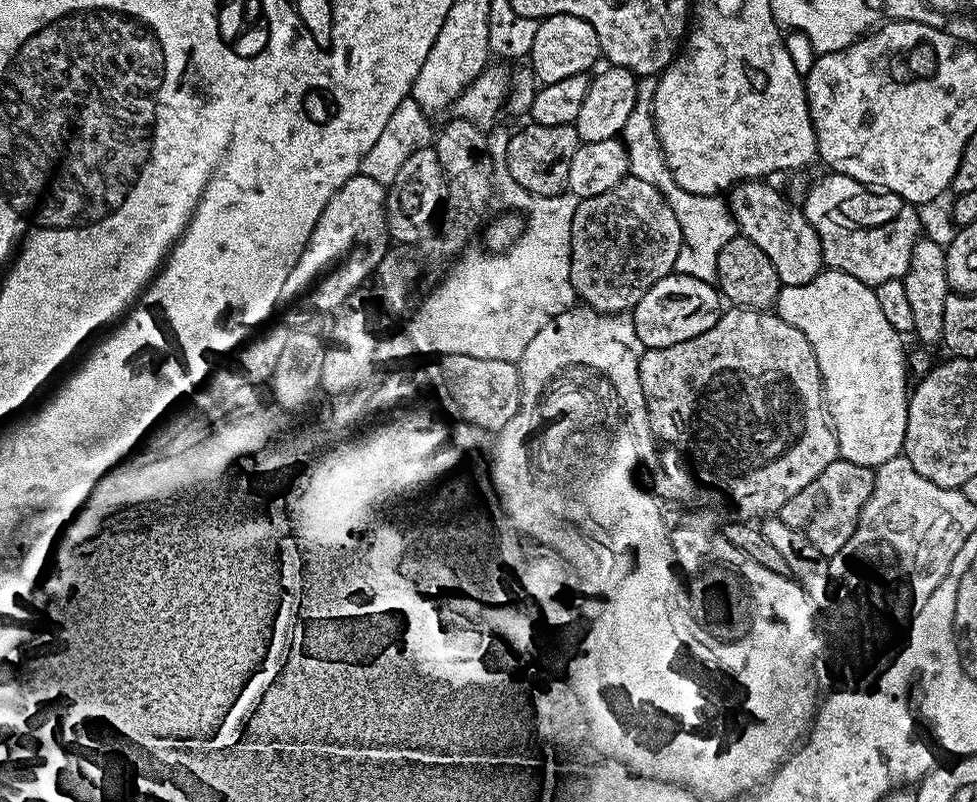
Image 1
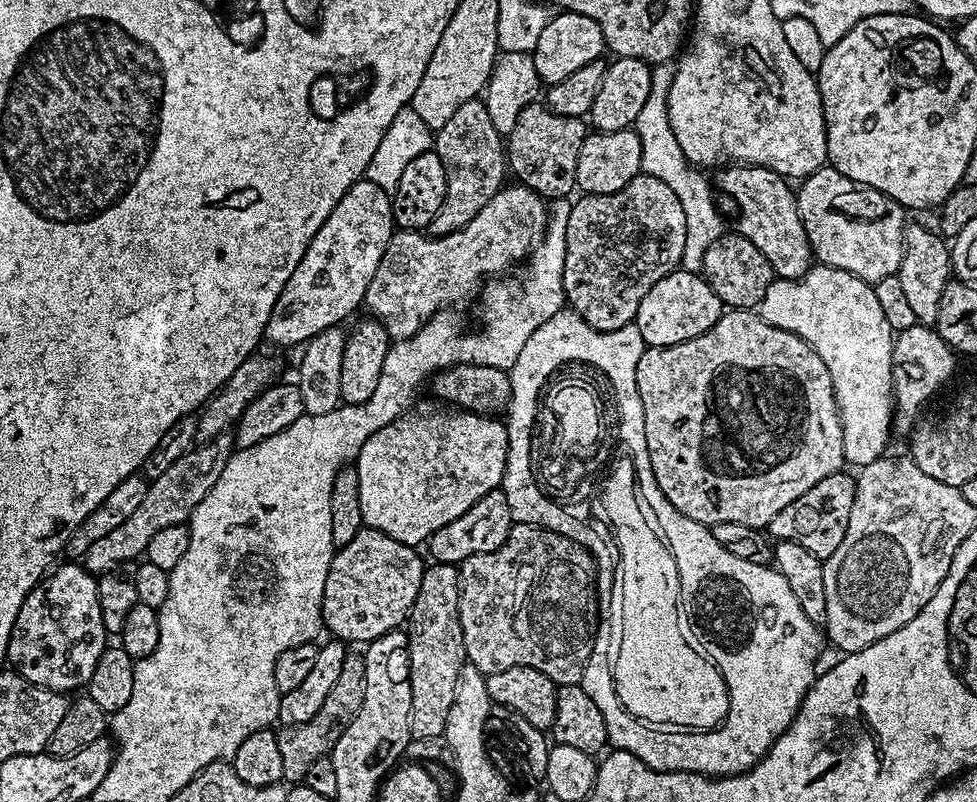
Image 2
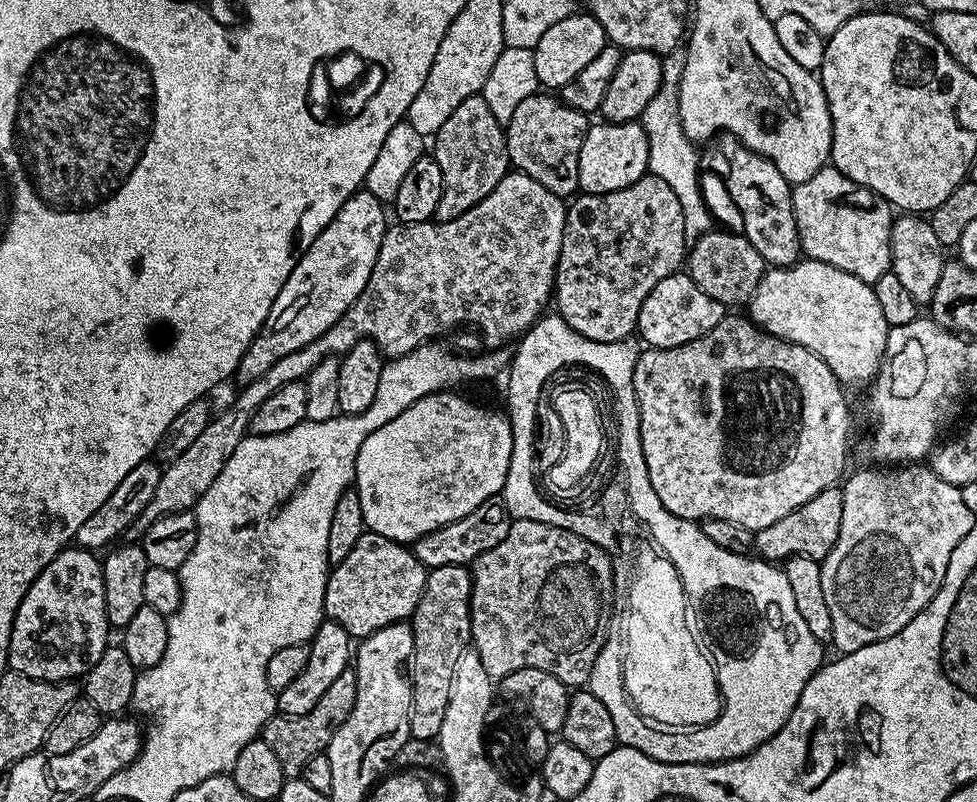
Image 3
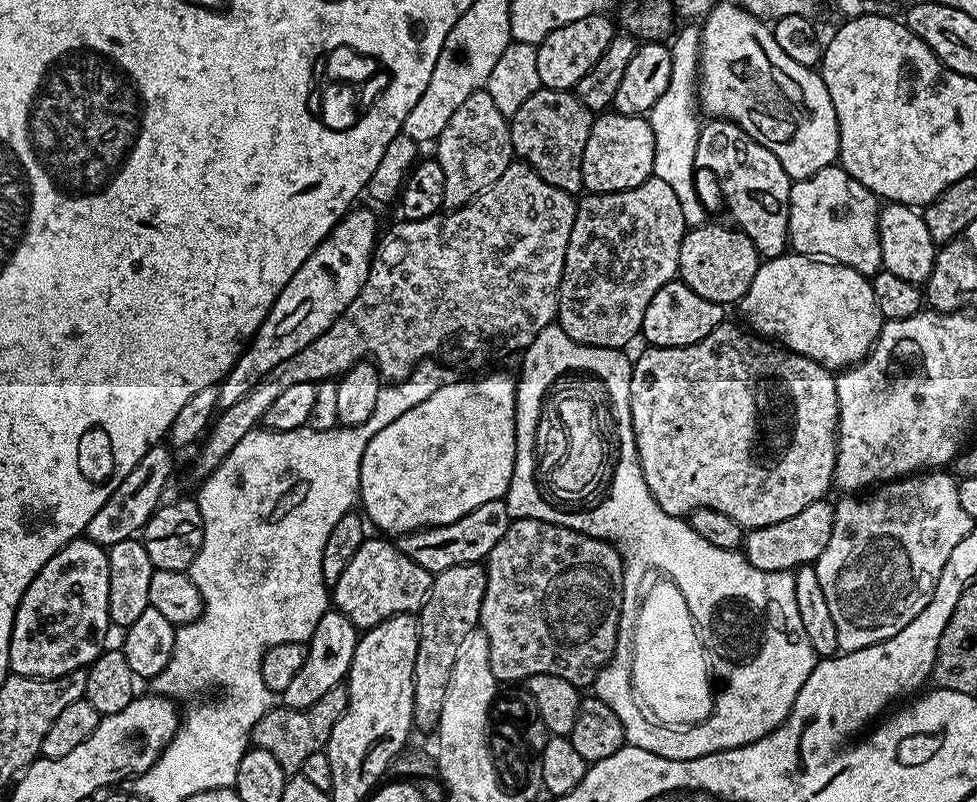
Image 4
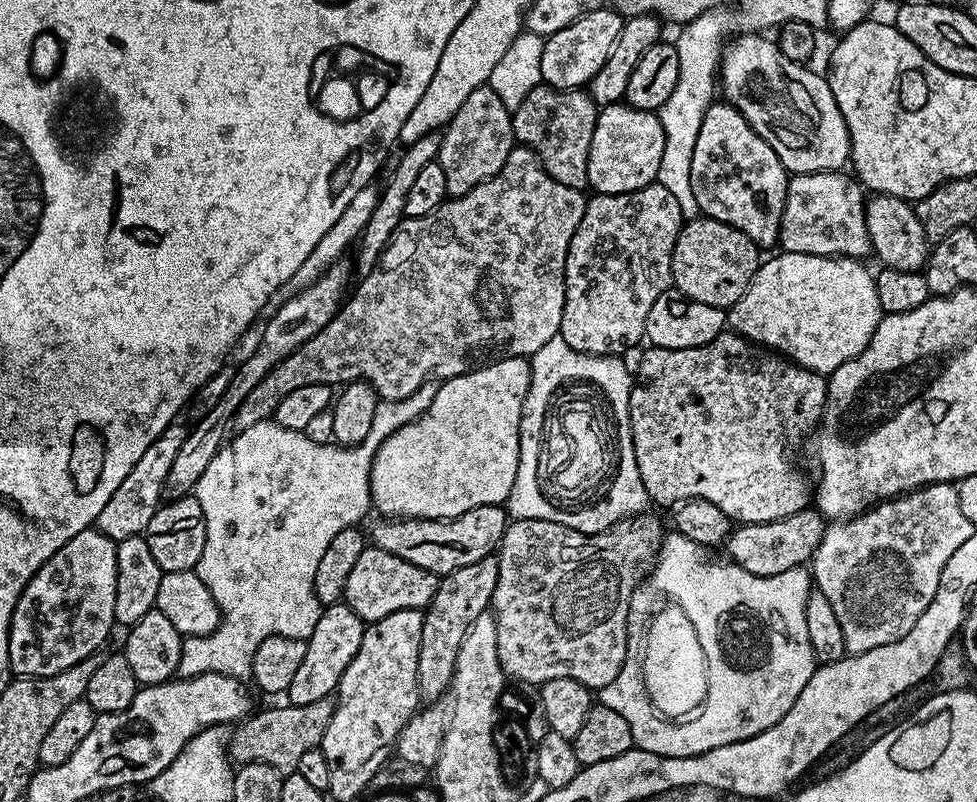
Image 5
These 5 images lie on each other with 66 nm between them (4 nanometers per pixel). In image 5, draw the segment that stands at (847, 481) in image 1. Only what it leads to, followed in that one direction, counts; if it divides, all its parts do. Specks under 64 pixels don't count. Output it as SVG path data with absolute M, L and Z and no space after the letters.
M811 507L774 522L741 524L733 527L732 533L728 535L726 556L731 563L742 566L742 570L750 570L750 574L755 576L783 574L785 570L807 565L811 561L822 542L825 527L825 517Z

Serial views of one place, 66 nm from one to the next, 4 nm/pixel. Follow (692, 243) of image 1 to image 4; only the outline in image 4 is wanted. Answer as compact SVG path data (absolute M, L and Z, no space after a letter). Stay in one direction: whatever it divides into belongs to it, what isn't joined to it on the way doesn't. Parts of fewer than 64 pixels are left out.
M694 26L694 28L684 28L679 32L680 29L675 33L670 44L672 50L670 86L666 86L662 98L658 98L658 102L654 102L654 106L646 114L646 119L650 130L654 130L654 166L652 167L652 175L662 178L662 182L666 182L670 186L670 190L674 190L674 194L678 198L678 206L682 206L682 218L685 225L688 228L697 228L706 220L704 204L700 201L699 194L696 193L696 180L692 177L692 172L694 173L696 168L696 151L698 150L698 138L702 127L702 120L696 117L696 112L698 113L698 81L700 78L700 28Z

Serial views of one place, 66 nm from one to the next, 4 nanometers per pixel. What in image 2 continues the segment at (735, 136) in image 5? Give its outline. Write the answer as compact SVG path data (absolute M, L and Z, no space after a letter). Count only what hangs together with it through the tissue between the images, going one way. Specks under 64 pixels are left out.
M733 163L724 170L720 176L720 188L740 211L739 235L754 242L754 246L766 254L766 262L770 262L773 273L779 279L797 280L799 276L806 275L813 267L814 257L798 214L793 185L774 170L759 168L756 164Z

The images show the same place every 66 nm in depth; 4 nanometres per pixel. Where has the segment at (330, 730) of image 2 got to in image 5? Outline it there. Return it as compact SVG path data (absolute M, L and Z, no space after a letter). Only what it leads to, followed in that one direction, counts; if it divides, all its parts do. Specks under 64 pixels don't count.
M327 696L318 698L318 702L310 702L307 706L285 703L283 707L253 711L235 725L228 742L228 755L237 765L262 762L287 774L296 771L298 762L309 750L319 748L326 734L326 726L330 726L330 718L334 718L335 699Z

